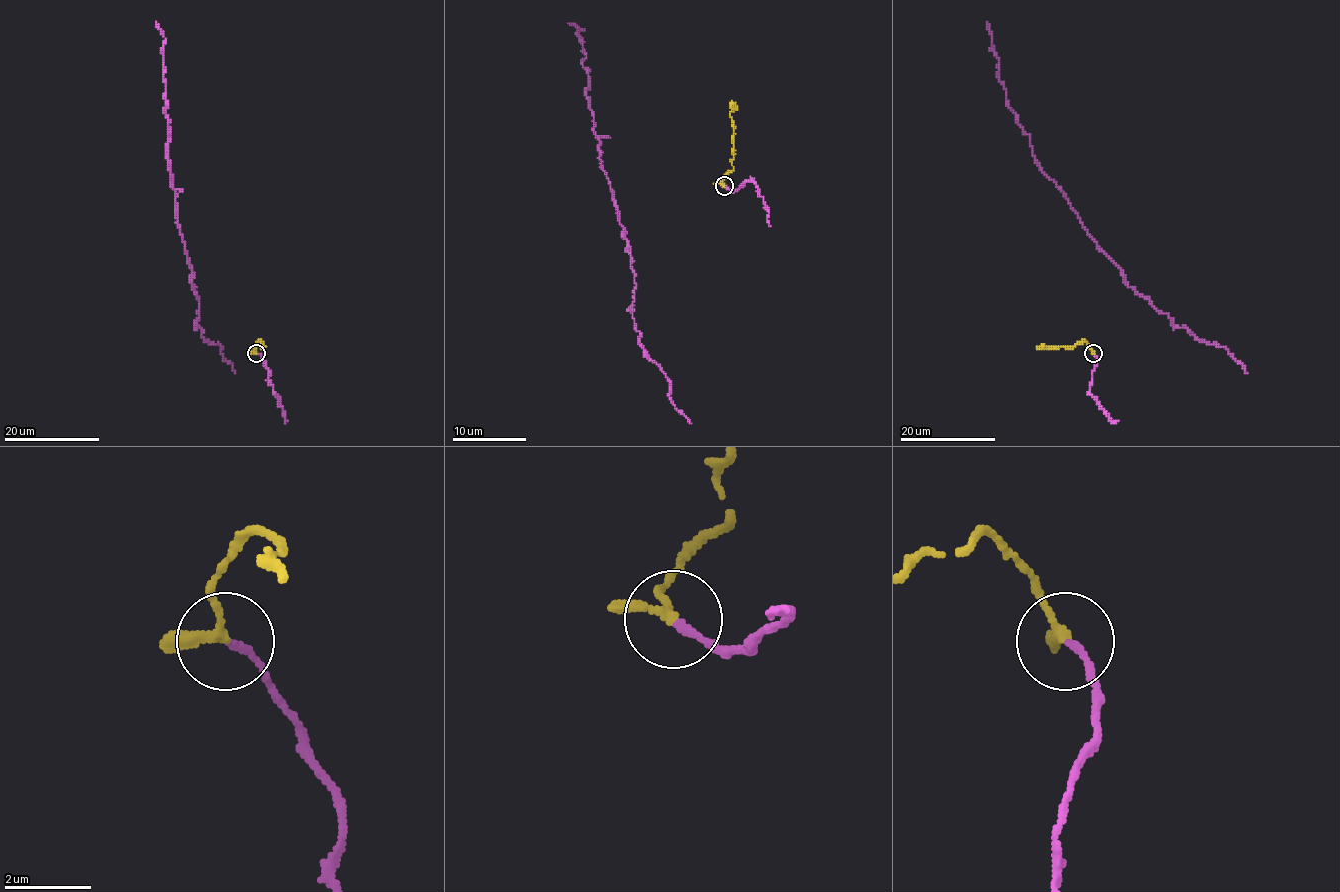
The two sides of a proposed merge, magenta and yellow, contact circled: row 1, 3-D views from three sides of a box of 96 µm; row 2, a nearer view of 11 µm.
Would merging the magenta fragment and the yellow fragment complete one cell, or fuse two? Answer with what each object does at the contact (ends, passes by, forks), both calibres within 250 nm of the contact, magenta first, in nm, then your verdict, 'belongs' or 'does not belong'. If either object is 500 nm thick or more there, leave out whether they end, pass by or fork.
magenta ends | yellow passes by | 180/180 nm | belongs

